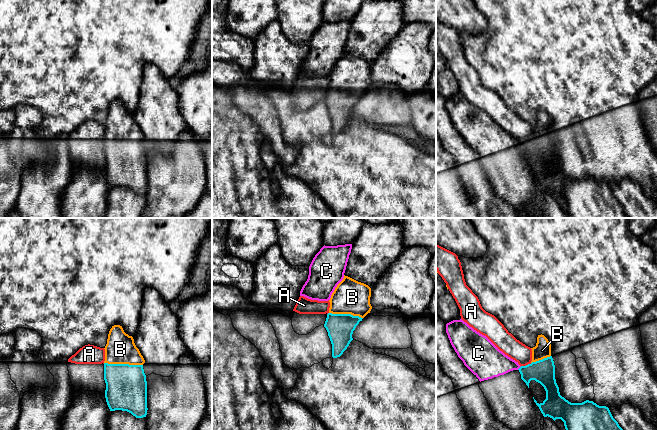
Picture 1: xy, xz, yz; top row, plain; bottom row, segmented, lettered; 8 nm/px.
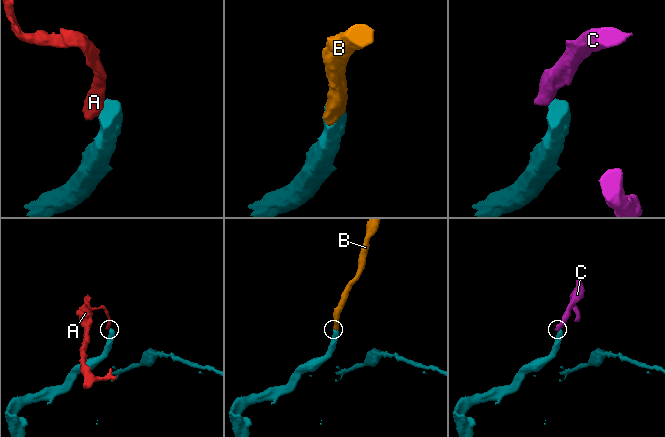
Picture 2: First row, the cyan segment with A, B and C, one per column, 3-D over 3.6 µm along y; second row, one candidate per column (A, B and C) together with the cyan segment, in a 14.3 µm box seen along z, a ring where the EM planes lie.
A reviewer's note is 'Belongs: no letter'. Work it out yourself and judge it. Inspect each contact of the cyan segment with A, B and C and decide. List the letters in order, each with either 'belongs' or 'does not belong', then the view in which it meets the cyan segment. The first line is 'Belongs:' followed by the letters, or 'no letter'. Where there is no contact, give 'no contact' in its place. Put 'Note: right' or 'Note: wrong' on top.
Note: wrong
Belongs: B
A: does not belong; contact in yz
B: belongs; contact in xy
C: does not belong; contact in yz

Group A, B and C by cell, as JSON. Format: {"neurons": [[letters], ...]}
{"neurons": [["A"], ["B"], ["C"]]}

